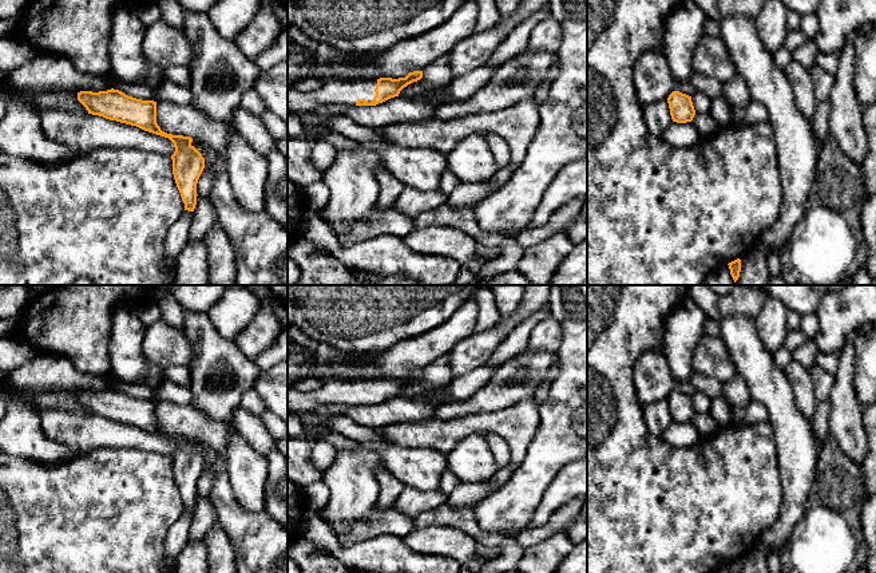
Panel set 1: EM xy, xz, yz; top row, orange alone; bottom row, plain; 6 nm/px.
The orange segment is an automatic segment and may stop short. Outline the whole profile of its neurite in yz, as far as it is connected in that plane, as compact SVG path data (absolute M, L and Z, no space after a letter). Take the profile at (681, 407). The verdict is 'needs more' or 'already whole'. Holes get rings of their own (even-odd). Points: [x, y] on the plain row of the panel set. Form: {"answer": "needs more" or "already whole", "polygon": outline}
{"answer": "already whole", "polygon": "M673 391L667 398L667 403L673 422L686 423L693 420L695 410L691 396L679 391Z"}

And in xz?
{"answer": "needs more", "polygon": "M423 371L409 372L405 378L380 378L369 380L328 379L313 392L288 388L288 414L312 412L325 404L376 406L399 396L408 384L423 378Z"}

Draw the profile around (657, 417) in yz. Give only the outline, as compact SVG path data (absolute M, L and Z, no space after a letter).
M659 400L642 407L642 415L647 431L662 438L663 431L671 424L673 419L667 400Z

